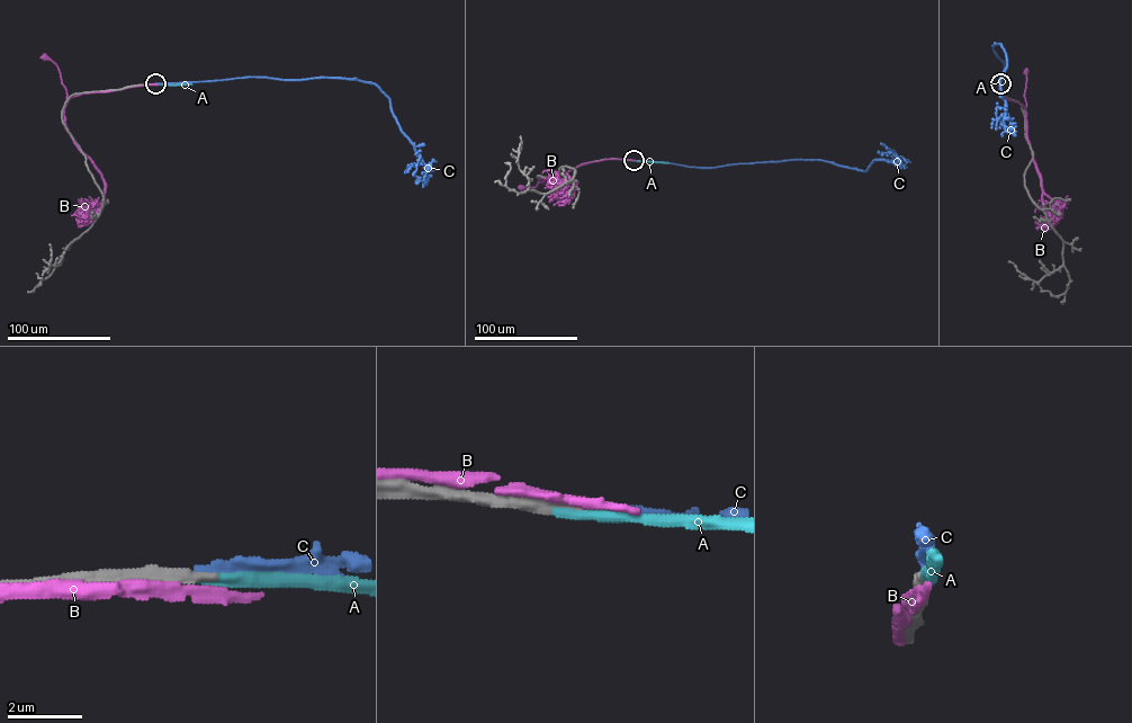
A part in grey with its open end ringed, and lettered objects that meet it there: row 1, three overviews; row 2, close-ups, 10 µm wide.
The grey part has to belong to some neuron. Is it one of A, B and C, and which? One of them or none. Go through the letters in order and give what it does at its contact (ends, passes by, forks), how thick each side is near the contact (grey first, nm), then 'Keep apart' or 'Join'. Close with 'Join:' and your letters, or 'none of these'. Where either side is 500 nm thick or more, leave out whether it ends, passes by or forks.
A: It ends there. Thickness 420 nm (grey) against 360 nm. Join
B: It passes by. Thickness 380 nm (grey) against 280 nm. Keep apart
C: It ends there. Thickness 320 nm (grey) against 240 nm. Keep apart
Join: A

